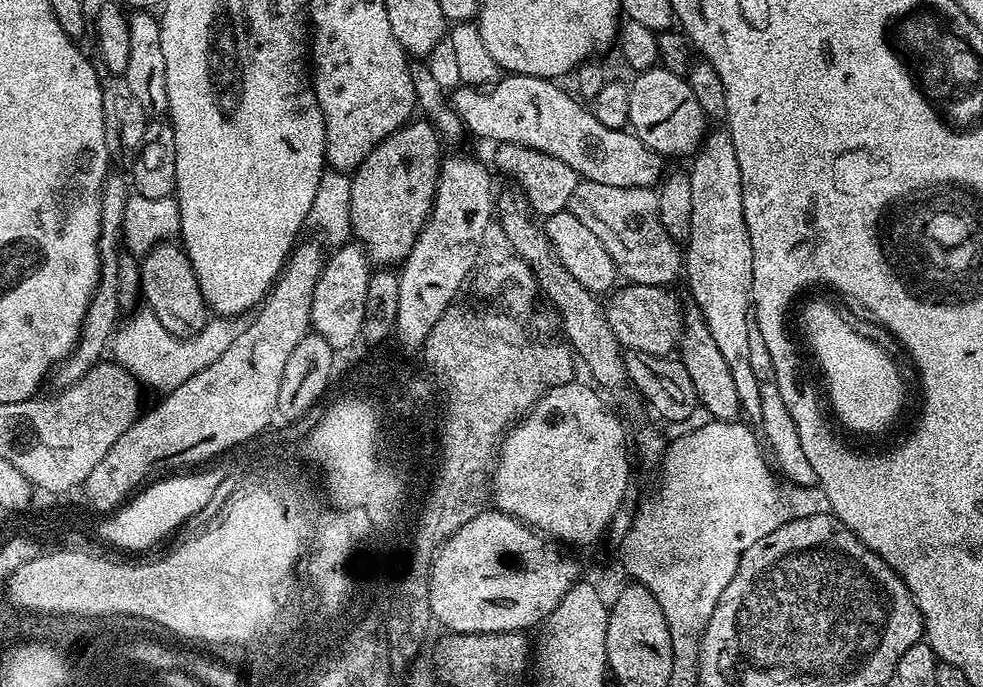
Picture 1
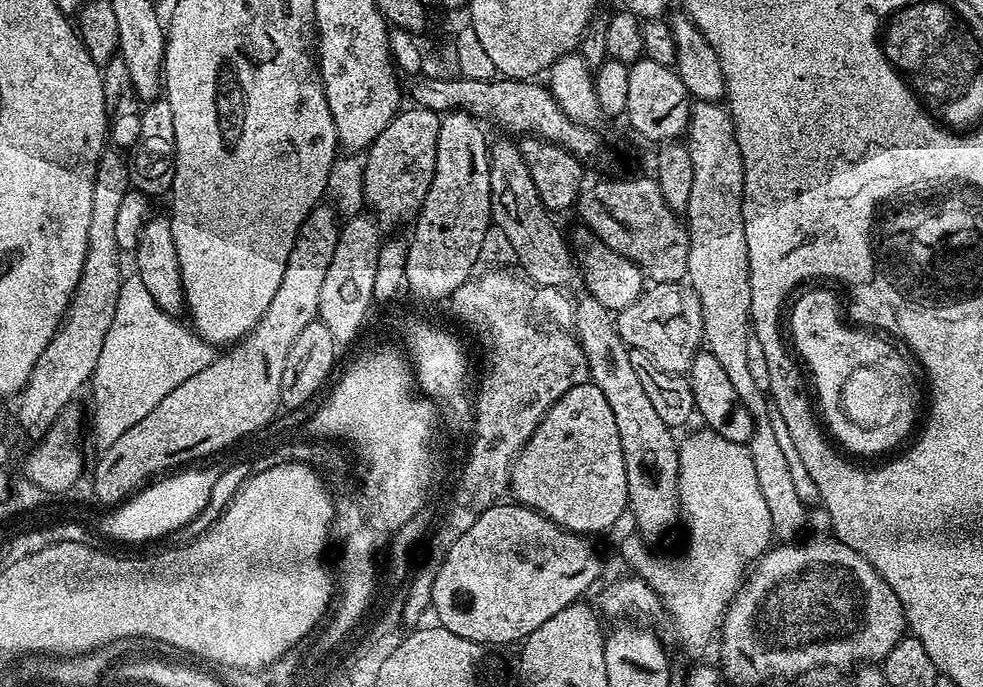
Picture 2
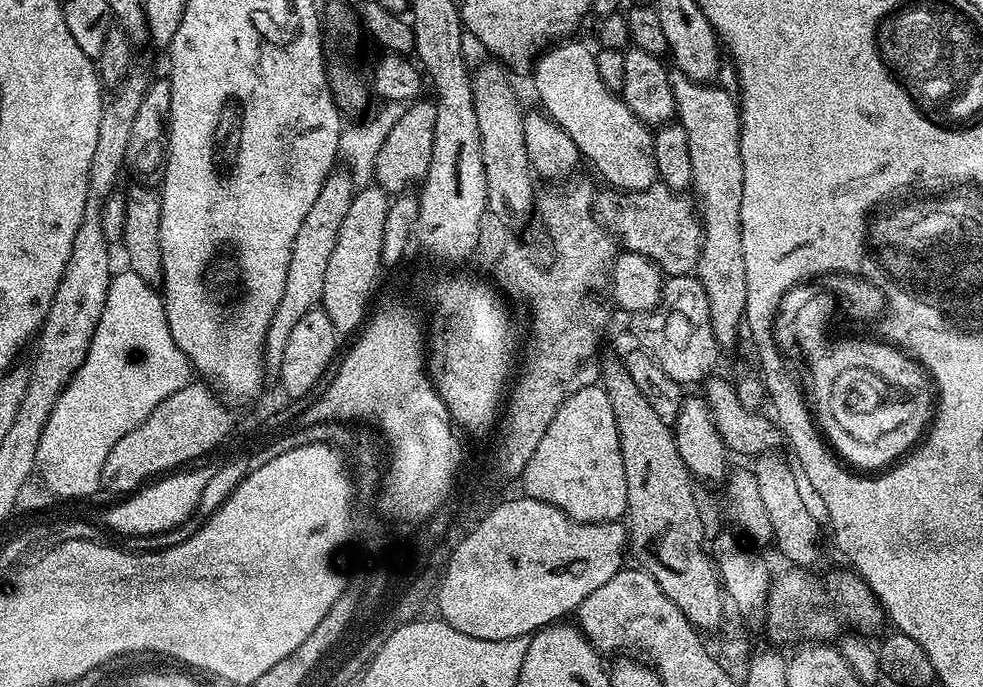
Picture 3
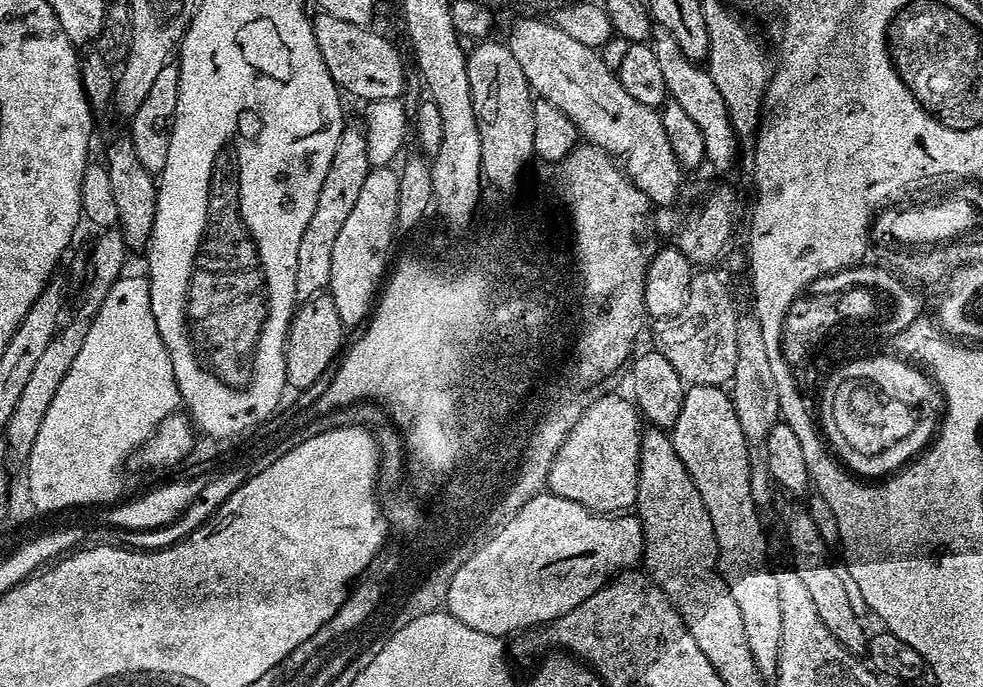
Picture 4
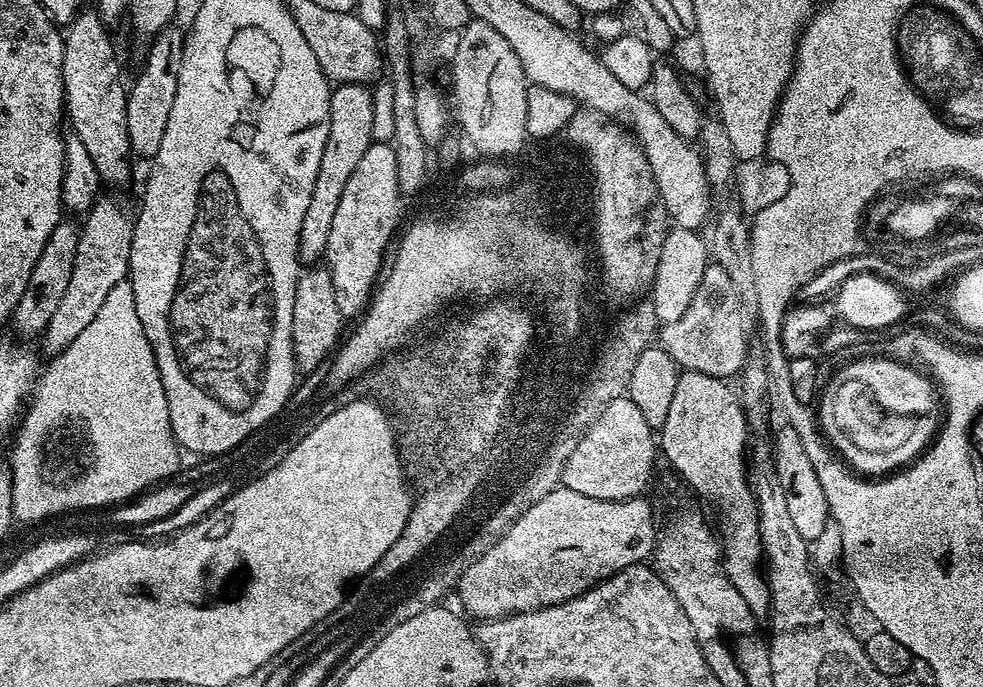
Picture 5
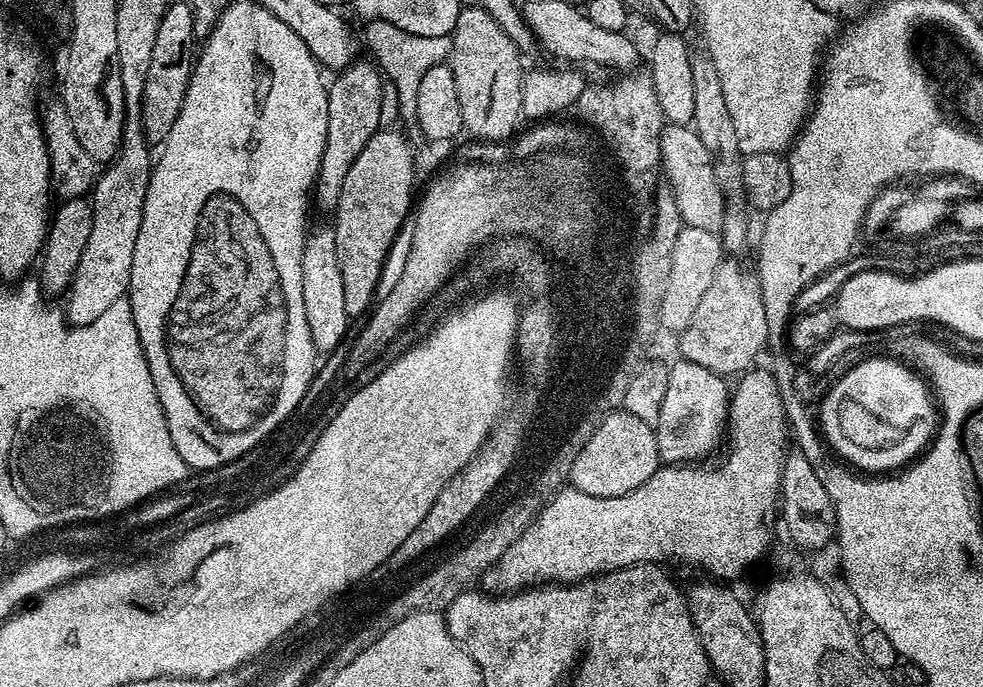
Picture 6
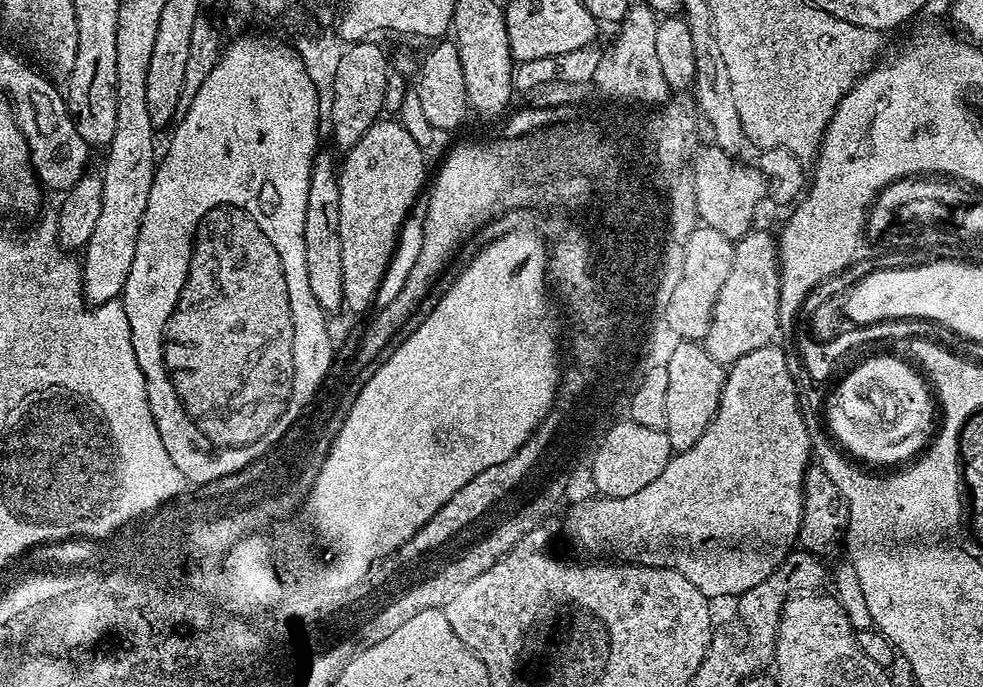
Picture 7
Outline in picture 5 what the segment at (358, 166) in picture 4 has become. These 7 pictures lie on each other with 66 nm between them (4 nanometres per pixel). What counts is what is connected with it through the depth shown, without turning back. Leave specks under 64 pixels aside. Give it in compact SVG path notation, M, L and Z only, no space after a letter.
M337 83L332 88L330 98L330 134L326 136L326 150L322 150L322 163L318 165L318 178L314 178L314 194L310 194L310 206L306 206L306 218L302 218L300 231L299 259L304 262L316 262L325 255L330 242L330 225L334 223L334 214L342 202L346 184L354 175L358 162L366 155L366 150L374 143L374 102L371 87L363 84Z

